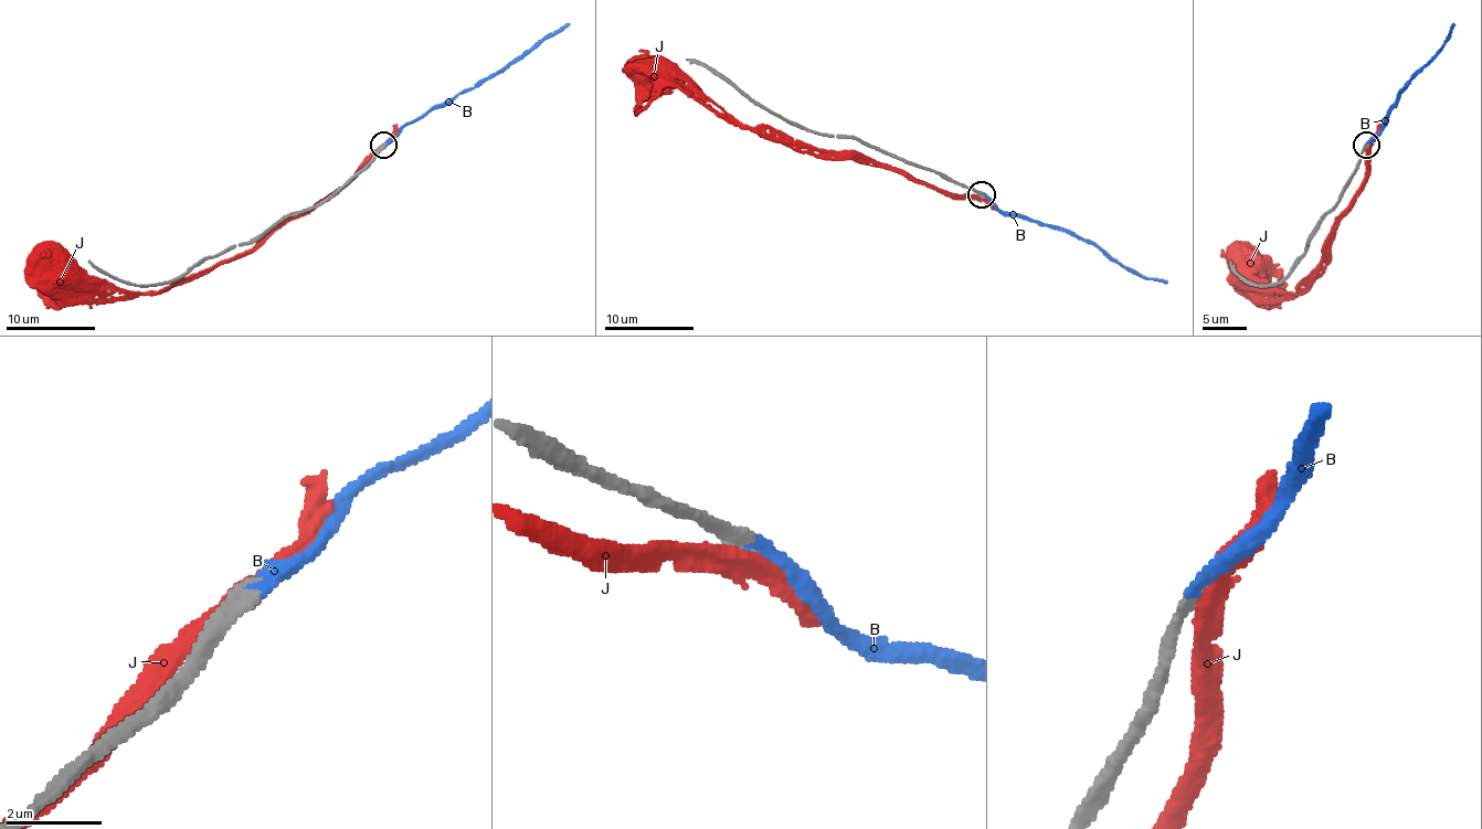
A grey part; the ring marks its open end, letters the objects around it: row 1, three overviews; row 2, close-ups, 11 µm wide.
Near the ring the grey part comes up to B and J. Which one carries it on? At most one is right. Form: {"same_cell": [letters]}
{"same_cell": ["B"]}

